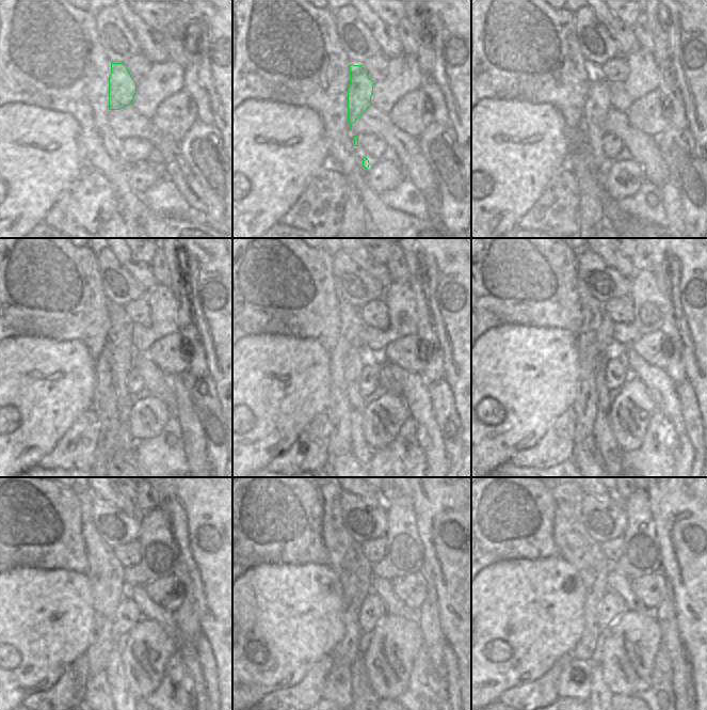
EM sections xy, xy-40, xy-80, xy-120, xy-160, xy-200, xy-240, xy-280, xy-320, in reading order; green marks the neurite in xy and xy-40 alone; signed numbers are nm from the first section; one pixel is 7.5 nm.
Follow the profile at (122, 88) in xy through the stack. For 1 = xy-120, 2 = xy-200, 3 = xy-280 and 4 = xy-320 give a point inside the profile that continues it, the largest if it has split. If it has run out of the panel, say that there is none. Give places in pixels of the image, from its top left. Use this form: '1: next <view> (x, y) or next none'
1: next xy-120 (121, 357)
2: next xy-200 (600, 443)
3: next xy-280 (363, 694)
4: next xy-320 (600, 694)

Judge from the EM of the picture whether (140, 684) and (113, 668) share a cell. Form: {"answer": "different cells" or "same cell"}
{"answer": "different cells"}

